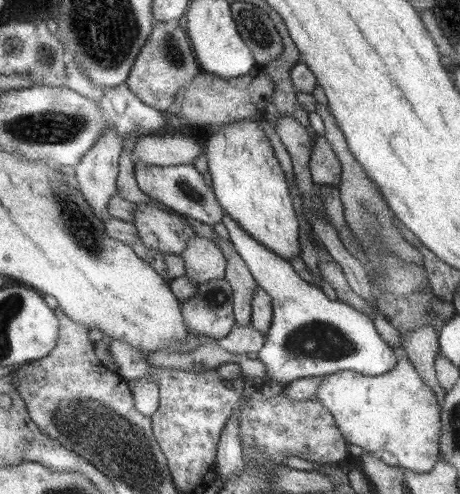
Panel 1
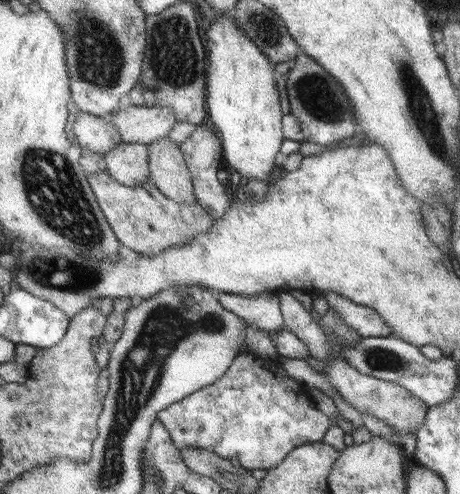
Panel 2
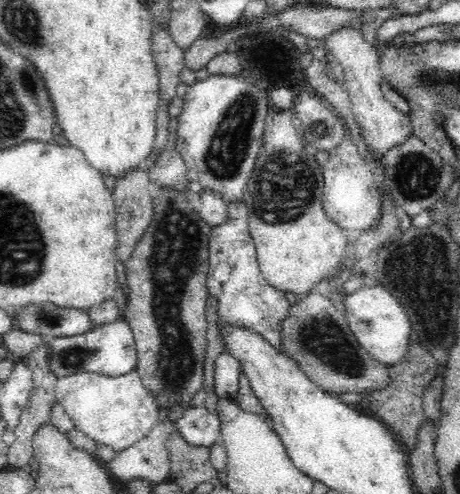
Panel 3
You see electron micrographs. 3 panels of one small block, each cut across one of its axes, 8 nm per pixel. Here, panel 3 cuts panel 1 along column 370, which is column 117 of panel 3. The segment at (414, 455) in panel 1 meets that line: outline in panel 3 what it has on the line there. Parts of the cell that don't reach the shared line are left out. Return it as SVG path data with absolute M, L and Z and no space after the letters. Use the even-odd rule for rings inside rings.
M132 370L124 376L102 376L94 372L78 372L58 380L56 402L66 408L66 414L76 424L76 430L92 438L102 446L110 446L114 452L122 452L160 424L160 406L154 394L148 394L140 372Z

